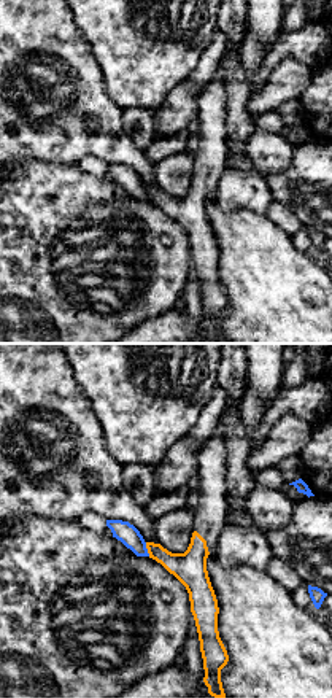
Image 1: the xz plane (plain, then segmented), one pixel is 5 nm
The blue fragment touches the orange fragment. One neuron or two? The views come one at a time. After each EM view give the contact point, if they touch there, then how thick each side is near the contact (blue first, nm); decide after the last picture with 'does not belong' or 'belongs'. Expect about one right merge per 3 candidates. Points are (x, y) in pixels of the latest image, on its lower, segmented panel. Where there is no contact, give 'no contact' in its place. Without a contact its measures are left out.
(146, 549) | 100/170 nm

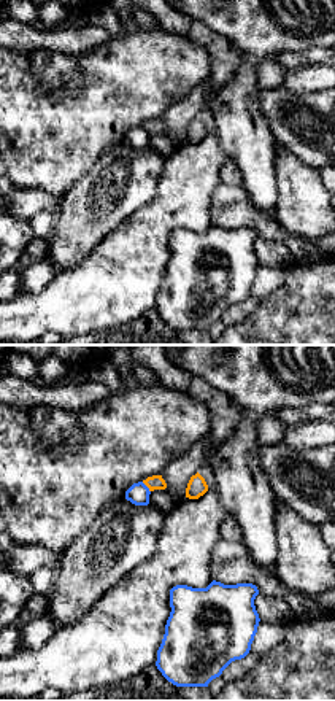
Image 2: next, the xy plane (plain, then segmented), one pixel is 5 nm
(146, 487) | 110/80 nm

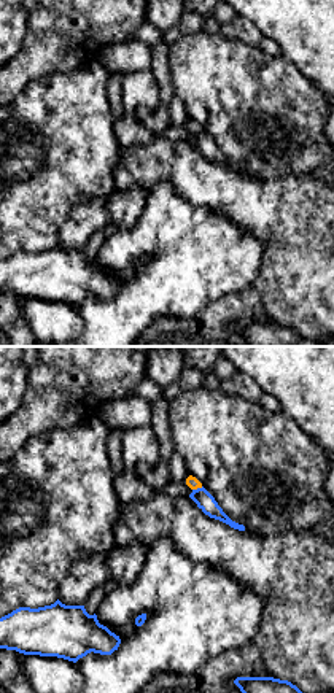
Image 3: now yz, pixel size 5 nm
(198, 488) | 90/60 nm

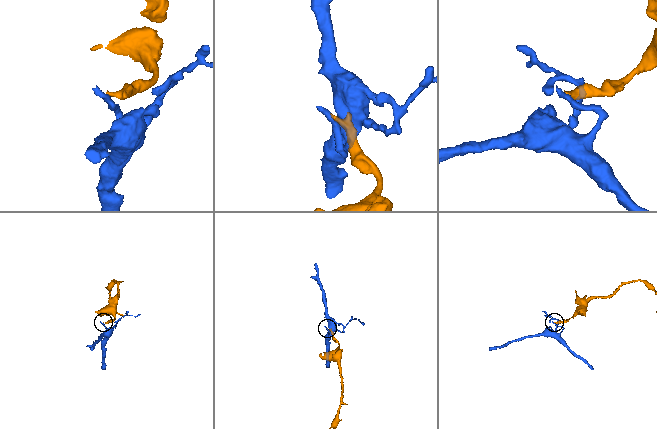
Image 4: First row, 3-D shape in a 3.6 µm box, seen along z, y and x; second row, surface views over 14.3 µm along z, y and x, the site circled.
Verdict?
does not belong

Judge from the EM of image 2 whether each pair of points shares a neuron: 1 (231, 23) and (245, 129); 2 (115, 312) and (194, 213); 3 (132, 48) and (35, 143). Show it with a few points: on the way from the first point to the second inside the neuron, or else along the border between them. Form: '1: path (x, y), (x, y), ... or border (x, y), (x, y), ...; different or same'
1: path (248, 50), (245, 102); same
2: path (116, 283), (130, 261), (165, 226); same
3: path (108, 72), (59, 120); same

